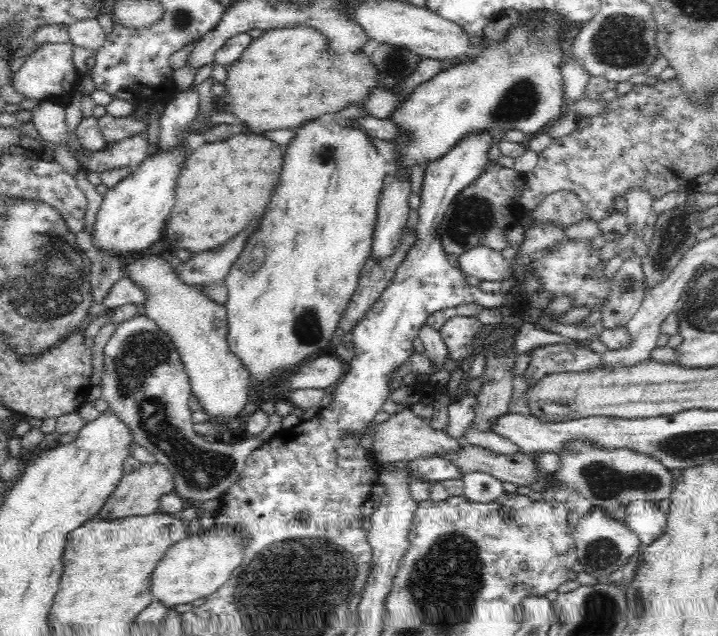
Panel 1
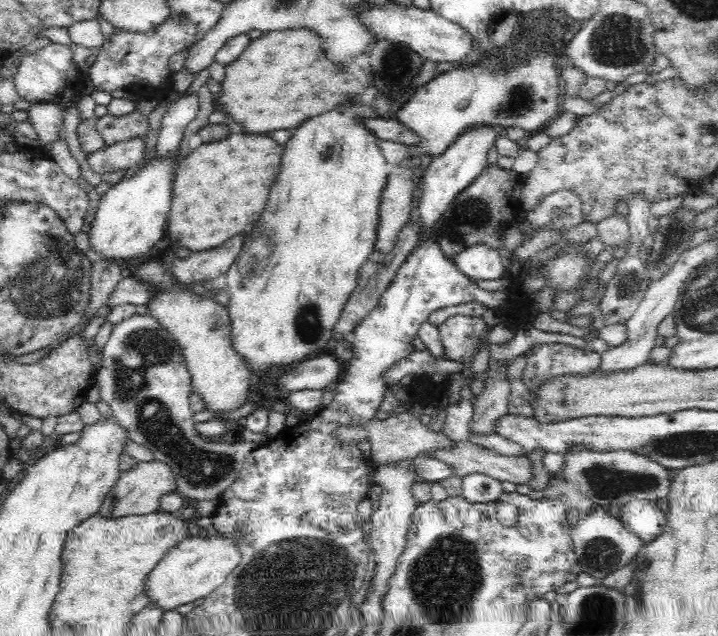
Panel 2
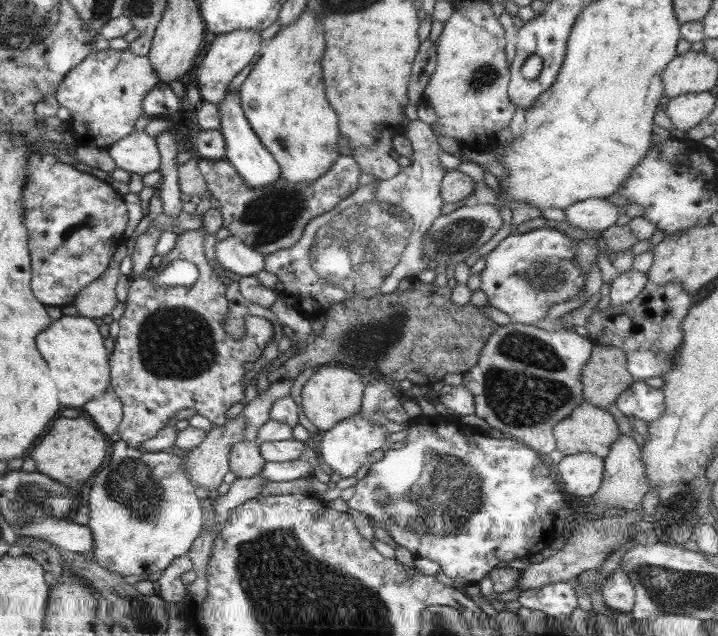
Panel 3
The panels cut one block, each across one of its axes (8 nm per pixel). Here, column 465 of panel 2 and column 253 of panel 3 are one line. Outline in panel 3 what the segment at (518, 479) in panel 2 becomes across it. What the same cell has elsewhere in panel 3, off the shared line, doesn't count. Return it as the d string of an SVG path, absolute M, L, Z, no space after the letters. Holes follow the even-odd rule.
M239 441L229 449L228 470L238 478L251 478L261 472L265 463L255 441Z

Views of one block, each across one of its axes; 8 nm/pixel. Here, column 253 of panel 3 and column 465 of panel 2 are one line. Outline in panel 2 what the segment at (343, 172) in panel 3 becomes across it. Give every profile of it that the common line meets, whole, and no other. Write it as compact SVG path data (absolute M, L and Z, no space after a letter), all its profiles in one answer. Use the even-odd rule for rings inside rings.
M497 164L488 165L481 176L459 192L446 210L443 220L430 230L432 240L438 240L442 254L447 257L456 256L476 244L485 244L494 250L505 248L502 232L513 223L516 224L523 212L520 205L523 187L523 177L514 170L500 168Z

